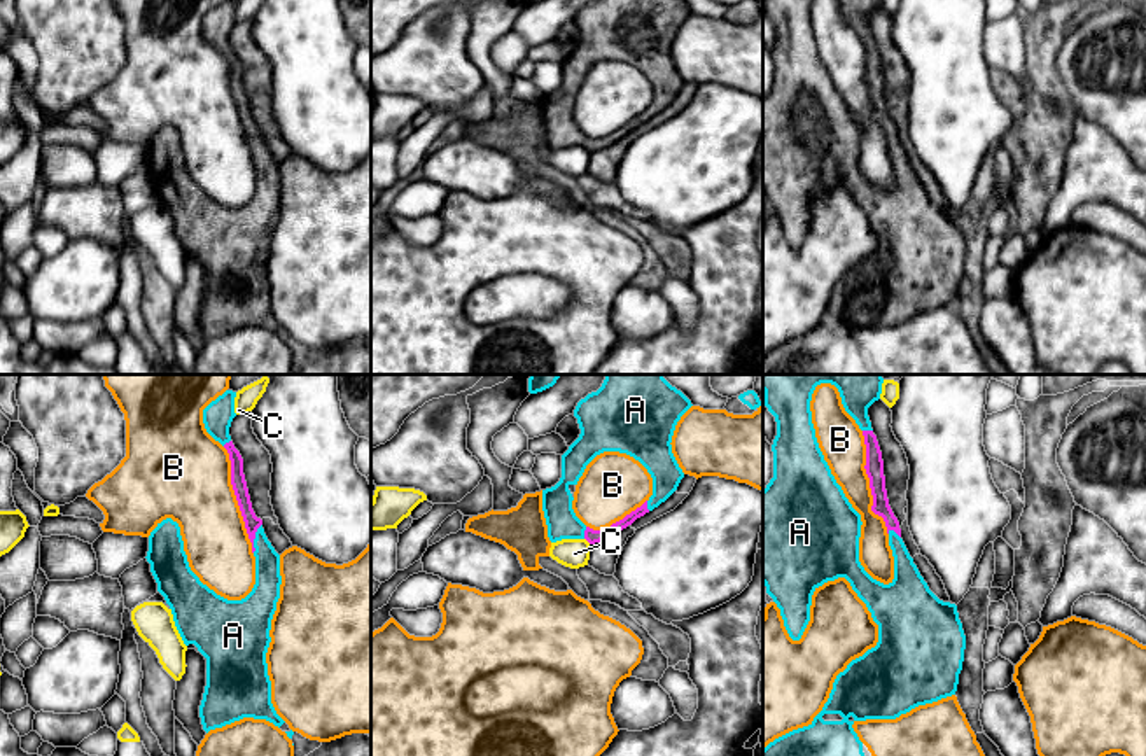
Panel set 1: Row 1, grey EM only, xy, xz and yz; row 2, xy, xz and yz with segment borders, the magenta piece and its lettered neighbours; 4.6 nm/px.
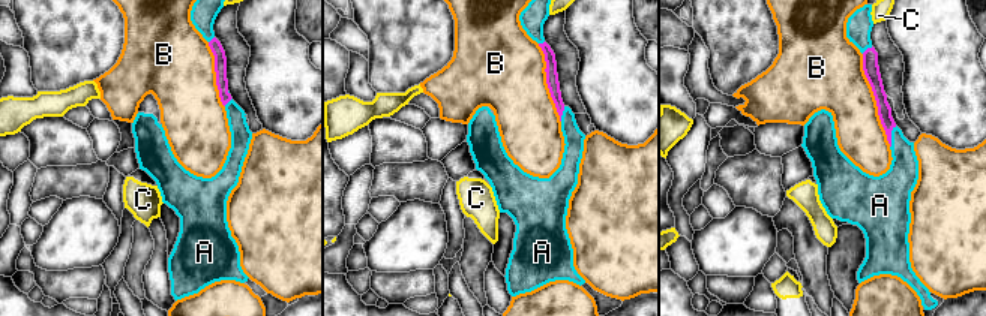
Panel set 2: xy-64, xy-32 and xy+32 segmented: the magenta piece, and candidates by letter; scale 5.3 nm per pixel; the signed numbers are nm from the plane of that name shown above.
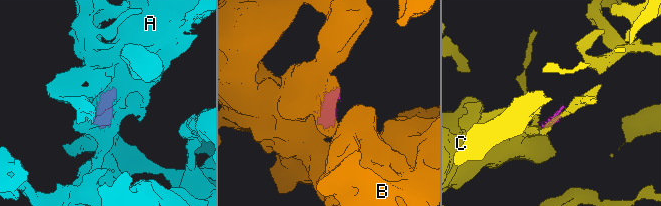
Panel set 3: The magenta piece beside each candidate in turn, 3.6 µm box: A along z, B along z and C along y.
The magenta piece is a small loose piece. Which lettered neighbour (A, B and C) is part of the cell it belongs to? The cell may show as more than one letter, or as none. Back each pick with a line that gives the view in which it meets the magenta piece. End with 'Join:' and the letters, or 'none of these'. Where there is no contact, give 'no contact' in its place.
A: contact in xy
Join: A

